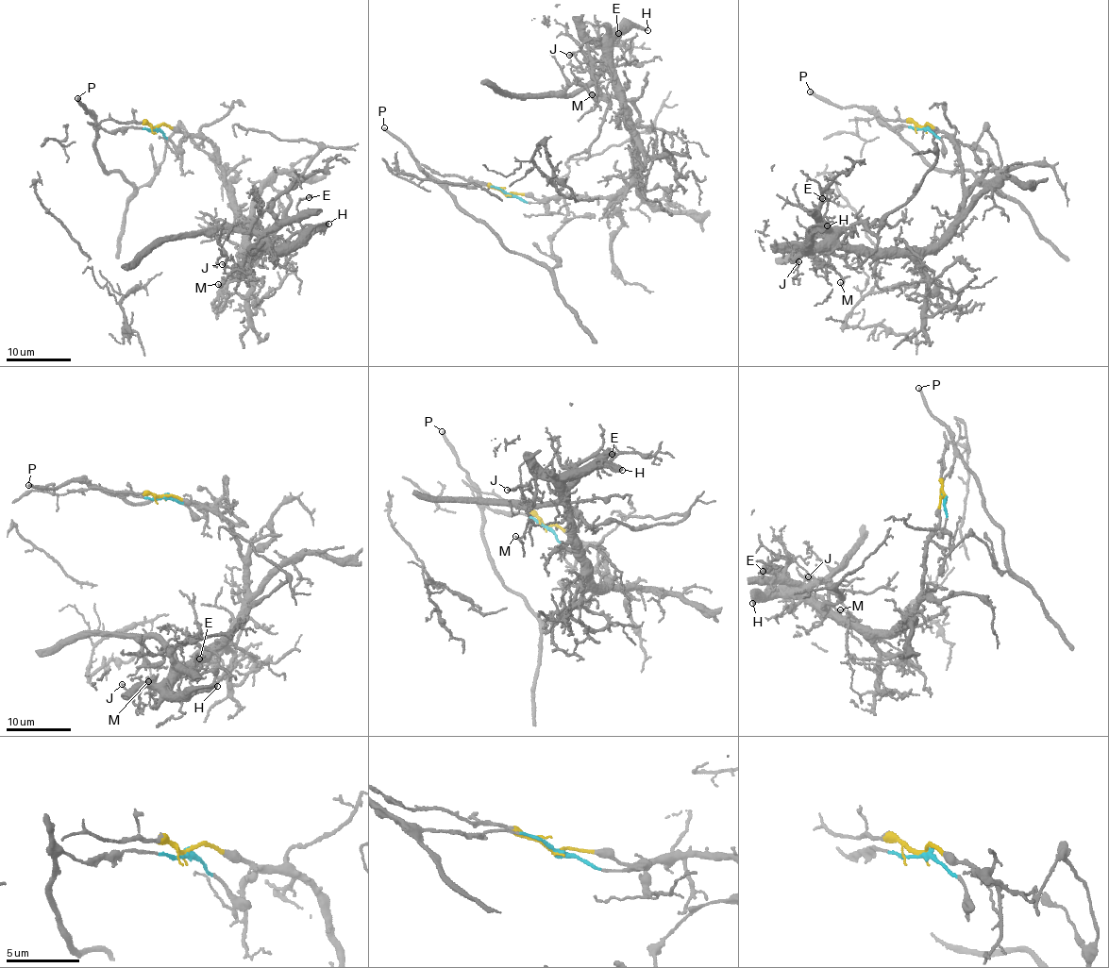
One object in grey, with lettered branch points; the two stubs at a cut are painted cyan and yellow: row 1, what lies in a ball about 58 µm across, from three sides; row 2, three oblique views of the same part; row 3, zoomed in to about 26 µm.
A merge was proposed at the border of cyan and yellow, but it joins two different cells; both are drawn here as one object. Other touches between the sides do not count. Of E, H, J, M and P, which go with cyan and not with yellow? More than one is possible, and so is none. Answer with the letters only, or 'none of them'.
P

